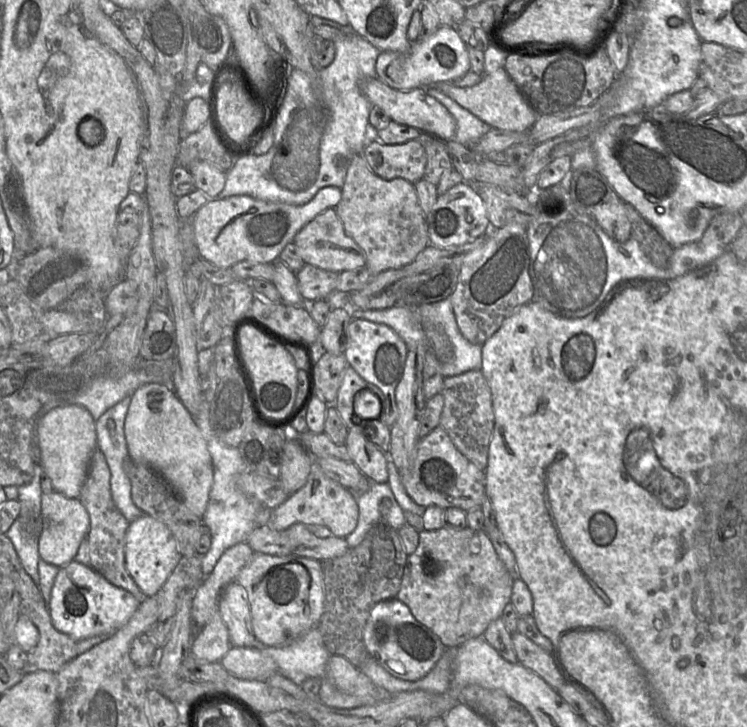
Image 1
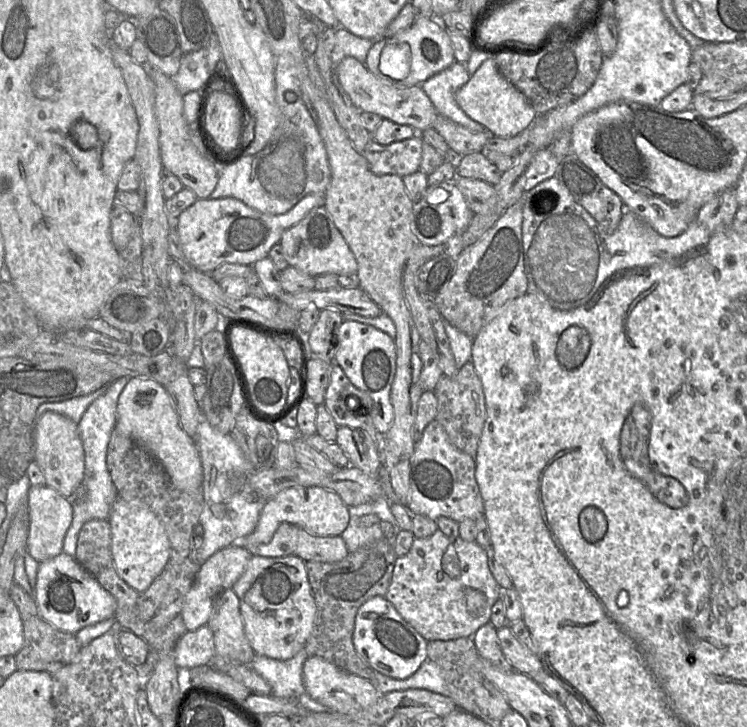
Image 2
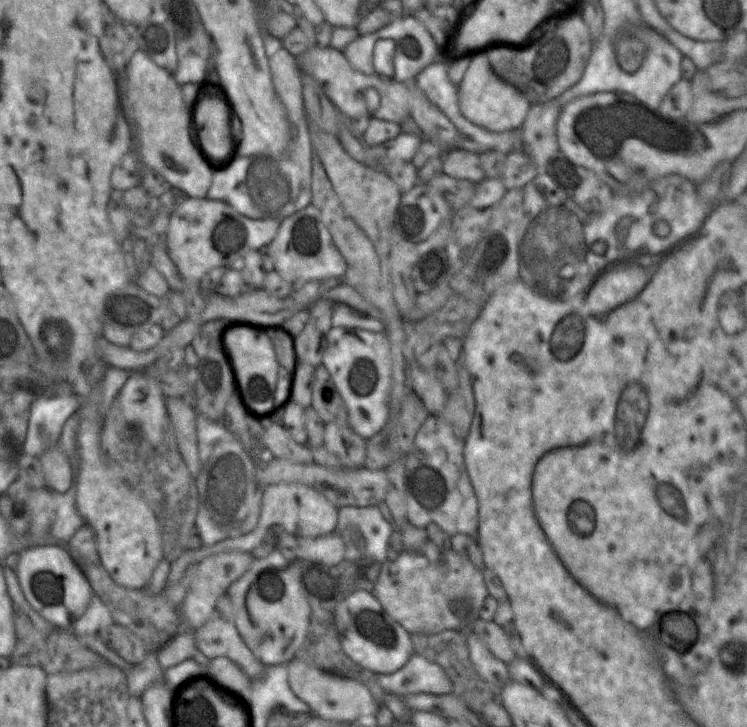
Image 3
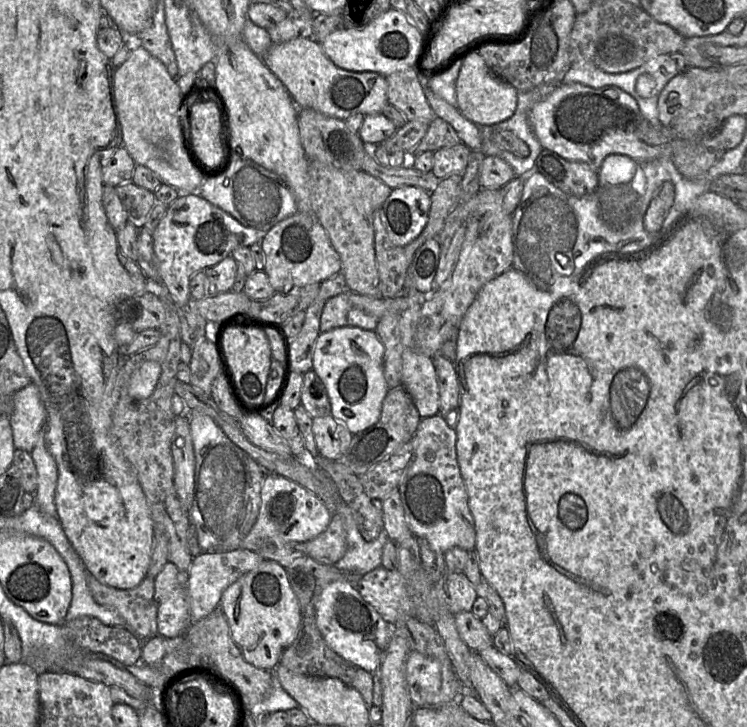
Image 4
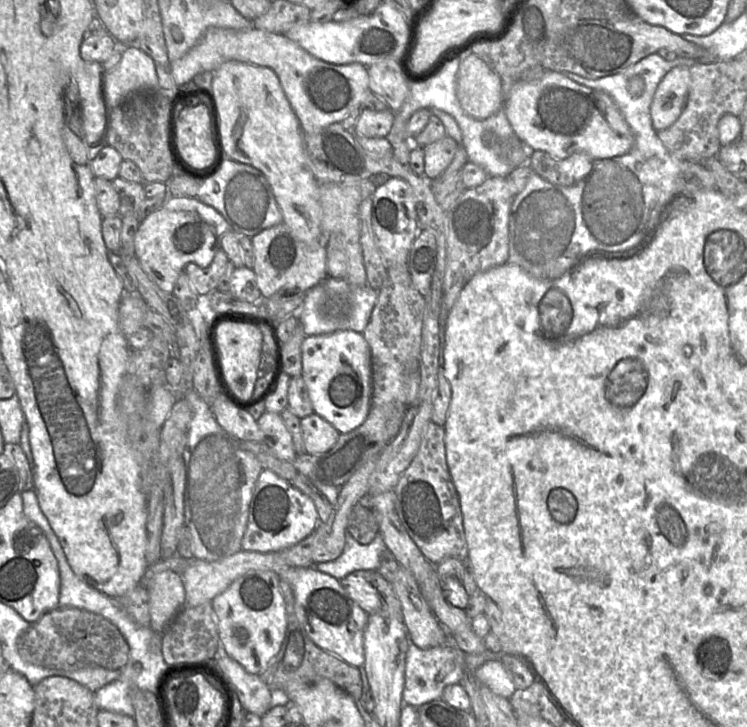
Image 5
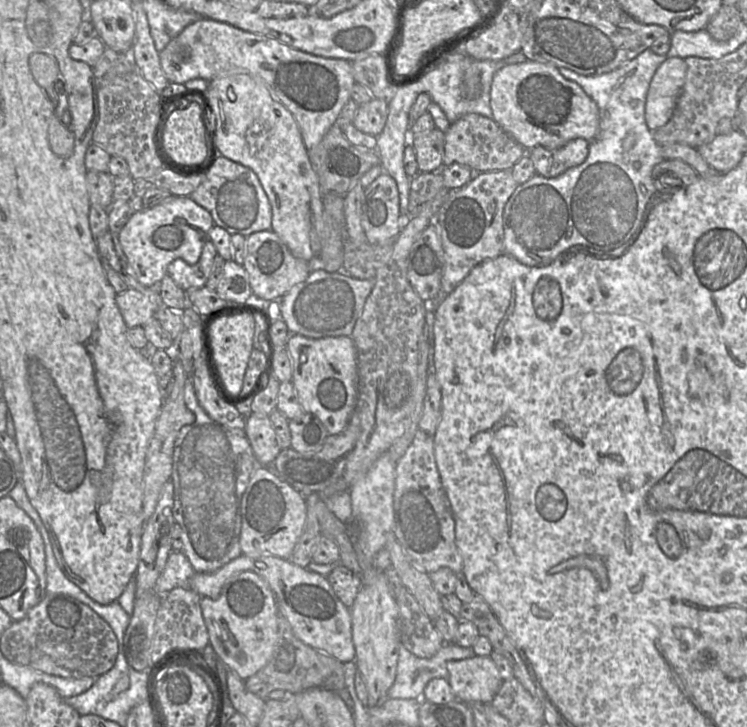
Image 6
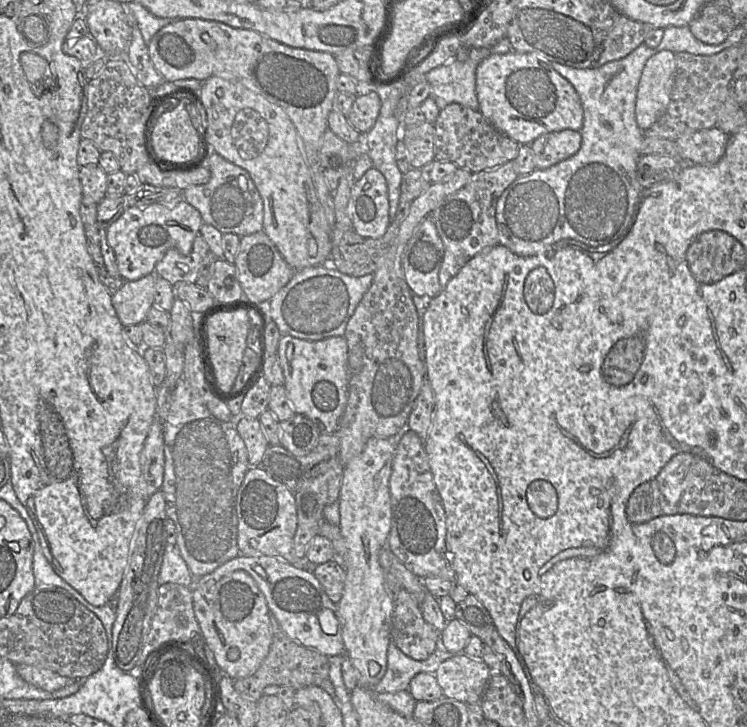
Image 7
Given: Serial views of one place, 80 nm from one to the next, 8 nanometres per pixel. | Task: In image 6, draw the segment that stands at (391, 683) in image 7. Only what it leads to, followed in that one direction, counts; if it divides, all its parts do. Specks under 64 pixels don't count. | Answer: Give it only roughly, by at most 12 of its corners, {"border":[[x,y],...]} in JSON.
{"border":[[444,643],[421,658],[400,644],[388,697],[426,700],[434,678],[447,679],[448,661],[471,658],[472,646]]}

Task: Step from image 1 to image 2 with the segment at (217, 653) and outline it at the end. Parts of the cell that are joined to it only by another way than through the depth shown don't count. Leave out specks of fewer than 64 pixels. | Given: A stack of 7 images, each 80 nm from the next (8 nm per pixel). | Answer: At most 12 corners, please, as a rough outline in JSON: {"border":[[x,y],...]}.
{"border":[[211,628],[186,631],[175,644],[179,668],[211,665]]}

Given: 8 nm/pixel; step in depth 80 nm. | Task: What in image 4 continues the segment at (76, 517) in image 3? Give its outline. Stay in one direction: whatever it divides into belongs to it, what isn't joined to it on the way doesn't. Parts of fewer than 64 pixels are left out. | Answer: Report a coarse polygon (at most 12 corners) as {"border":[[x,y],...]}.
{"border":[[45,444],[30,453],[38,474],[41,511],[56,517],[58,469]]}

